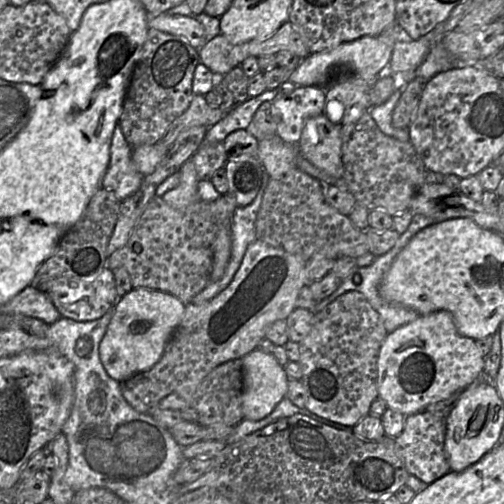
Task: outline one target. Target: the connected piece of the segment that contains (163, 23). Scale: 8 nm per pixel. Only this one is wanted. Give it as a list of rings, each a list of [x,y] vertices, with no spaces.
[[[165,12],[149,15],[148,25],[149,28],[184,37],[196,49],[207,42],[203,25],[191,16],[169,15]]]

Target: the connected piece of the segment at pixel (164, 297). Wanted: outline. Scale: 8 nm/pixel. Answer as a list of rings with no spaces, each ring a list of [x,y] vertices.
[[[133,288],[118,298],[115,313],[99,346],[101,363],[107,374],[122,382],[152,368],[179,325],[185,304],[172,294],[149,288]]]

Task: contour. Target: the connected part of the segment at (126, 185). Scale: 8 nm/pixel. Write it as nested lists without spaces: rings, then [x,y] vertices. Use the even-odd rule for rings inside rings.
[[[117,123],[110,145],[110,160],[101,180],[101,187],[113,191],[121,202],[140,188],[145,177],[137,170],[131,155],[132,147],[125,139],[120,123]]]

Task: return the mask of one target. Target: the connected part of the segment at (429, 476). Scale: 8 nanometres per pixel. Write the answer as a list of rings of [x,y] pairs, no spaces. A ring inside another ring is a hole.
[[[426,410],[406,416],[402,433],[395,437],[396,447],[406,470],[429,485],[450,472],[444,450],[446,417],[439,417]]]

